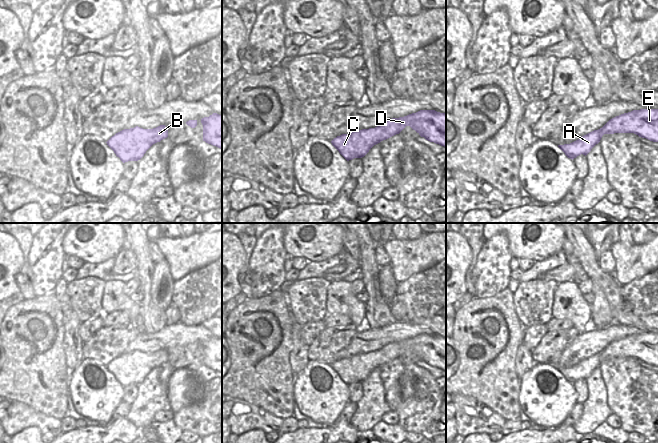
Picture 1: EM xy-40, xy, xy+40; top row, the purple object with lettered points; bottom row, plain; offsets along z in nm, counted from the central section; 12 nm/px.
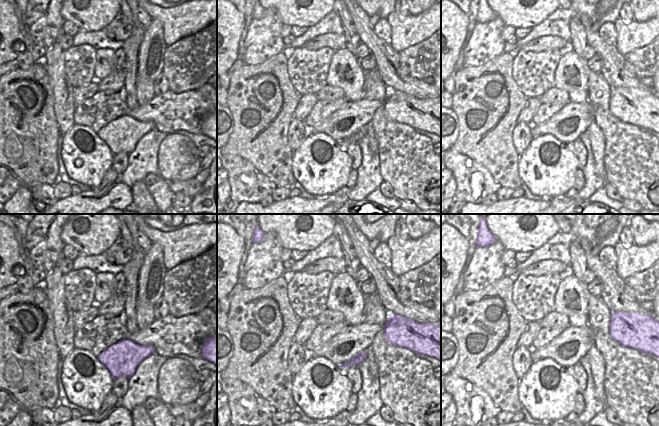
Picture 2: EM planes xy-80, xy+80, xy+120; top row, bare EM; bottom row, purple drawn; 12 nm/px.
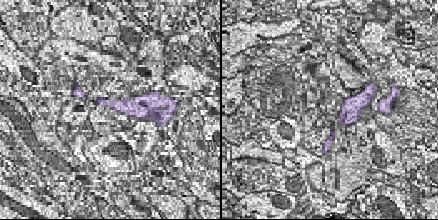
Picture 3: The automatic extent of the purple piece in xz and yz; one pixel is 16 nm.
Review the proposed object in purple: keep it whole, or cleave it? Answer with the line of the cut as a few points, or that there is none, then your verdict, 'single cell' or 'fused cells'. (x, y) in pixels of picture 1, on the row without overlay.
no cut; single cell

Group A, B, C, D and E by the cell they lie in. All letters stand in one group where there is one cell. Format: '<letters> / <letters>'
A B C D E

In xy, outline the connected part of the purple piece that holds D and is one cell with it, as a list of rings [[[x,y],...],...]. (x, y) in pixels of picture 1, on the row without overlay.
[[[420,334],[404,341],[392,342],[375,352],[337,360],[331,367],[349,385],[364,381],[374,369],[399,358],[406,350],[426,364],[446,371],[446,338],[435,334]]]

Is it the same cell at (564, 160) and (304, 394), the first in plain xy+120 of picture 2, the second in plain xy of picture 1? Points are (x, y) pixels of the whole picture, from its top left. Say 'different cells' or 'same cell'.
same cell

